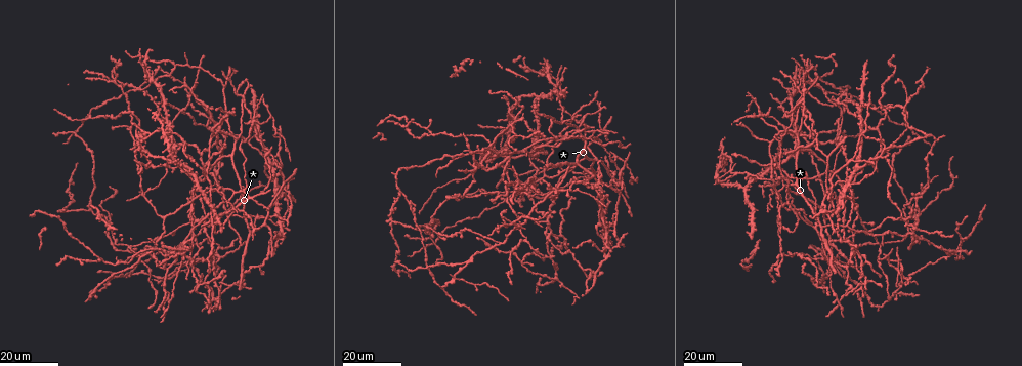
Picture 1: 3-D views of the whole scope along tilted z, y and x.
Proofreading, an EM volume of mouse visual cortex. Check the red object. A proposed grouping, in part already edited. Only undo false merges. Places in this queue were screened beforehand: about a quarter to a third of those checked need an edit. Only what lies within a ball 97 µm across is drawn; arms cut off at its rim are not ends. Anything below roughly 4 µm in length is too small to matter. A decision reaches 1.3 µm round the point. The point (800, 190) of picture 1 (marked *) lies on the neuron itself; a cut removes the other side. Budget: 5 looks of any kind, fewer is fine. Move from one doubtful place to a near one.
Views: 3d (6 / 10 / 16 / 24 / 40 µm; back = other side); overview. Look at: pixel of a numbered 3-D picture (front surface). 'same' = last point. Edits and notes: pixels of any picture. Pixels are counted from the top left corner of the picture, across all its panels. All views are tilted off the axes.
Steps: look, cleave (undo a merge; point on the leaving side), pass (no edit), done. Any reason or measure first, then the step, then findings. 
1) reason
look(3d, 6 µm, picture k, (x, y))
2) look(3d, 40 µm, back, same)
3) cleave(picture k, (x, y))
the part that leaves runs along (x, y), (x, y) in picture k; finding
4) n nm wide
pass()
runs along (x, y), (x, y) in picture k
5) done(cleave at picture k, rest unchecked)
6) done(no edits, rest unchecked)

branch point
look(3d, 24 µm, picture 1, (525, 238))

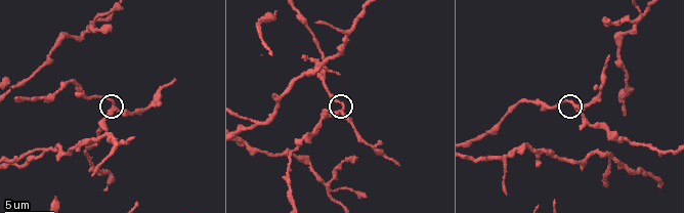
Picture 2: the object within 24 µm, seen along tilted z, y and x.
look(3d, 10 µm, picture 2, (114, 112))

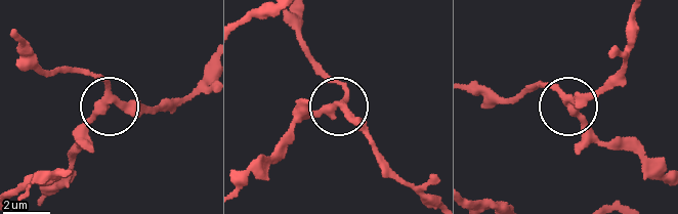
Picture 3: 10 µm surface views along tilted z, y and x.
side arm 9 µm
pass()
runs along (298, 8), (305, 48), (342, 86), (339, 110), (376, 146) in picture 3; all the same neuron

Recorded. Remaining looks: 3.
thin arm on a thick one
look(3d, 16 µm, picture 1, (770, 163))

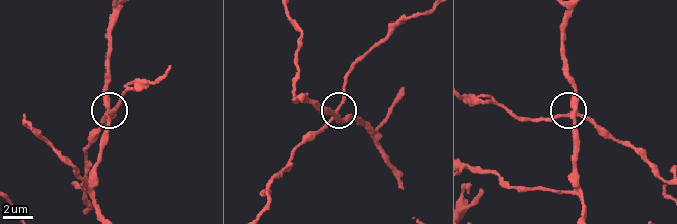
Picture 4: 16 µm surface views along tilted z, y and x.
zoom in
look(3d, 10 µm, picture 4, (338, 111))

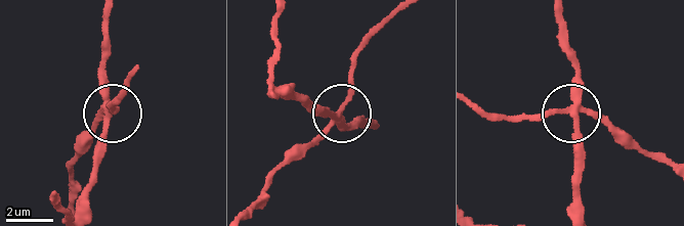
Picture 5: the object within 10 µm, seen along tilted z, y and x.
pass()
runs along (560, 15), (572, 106), (507, 118) in picture 5; all the same neuron

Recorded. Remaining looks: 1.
done(no edits, rest unchecked)

